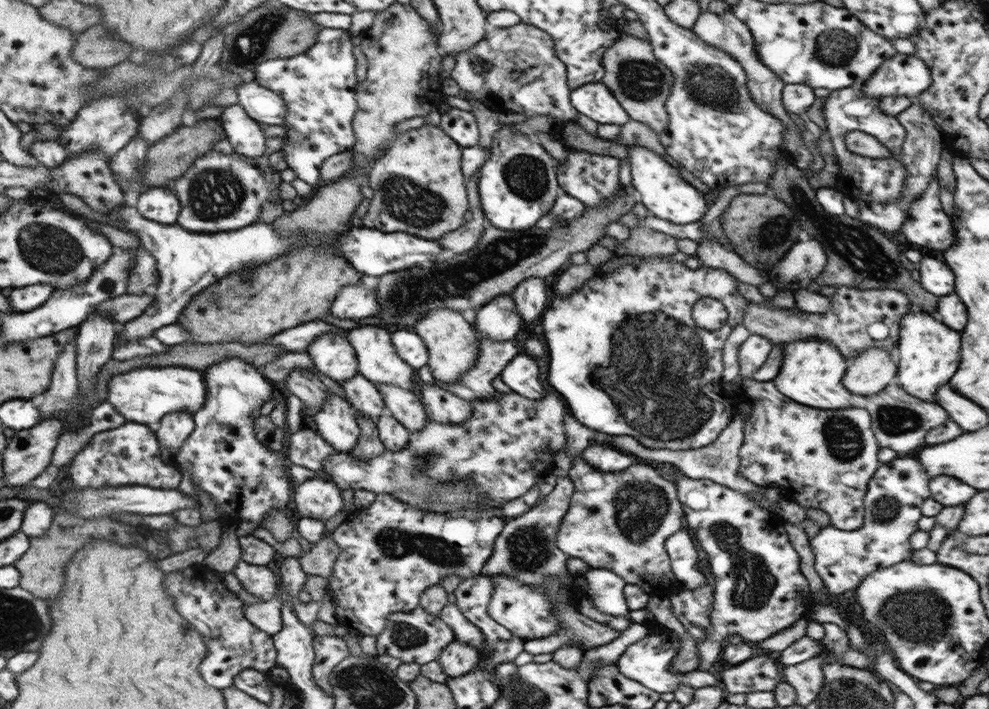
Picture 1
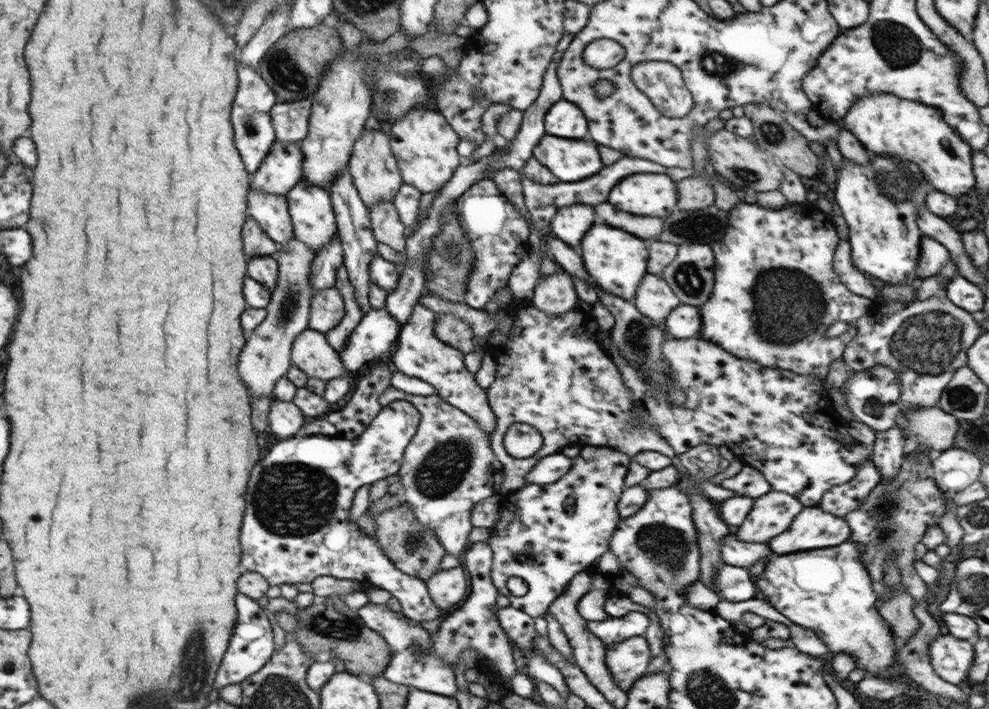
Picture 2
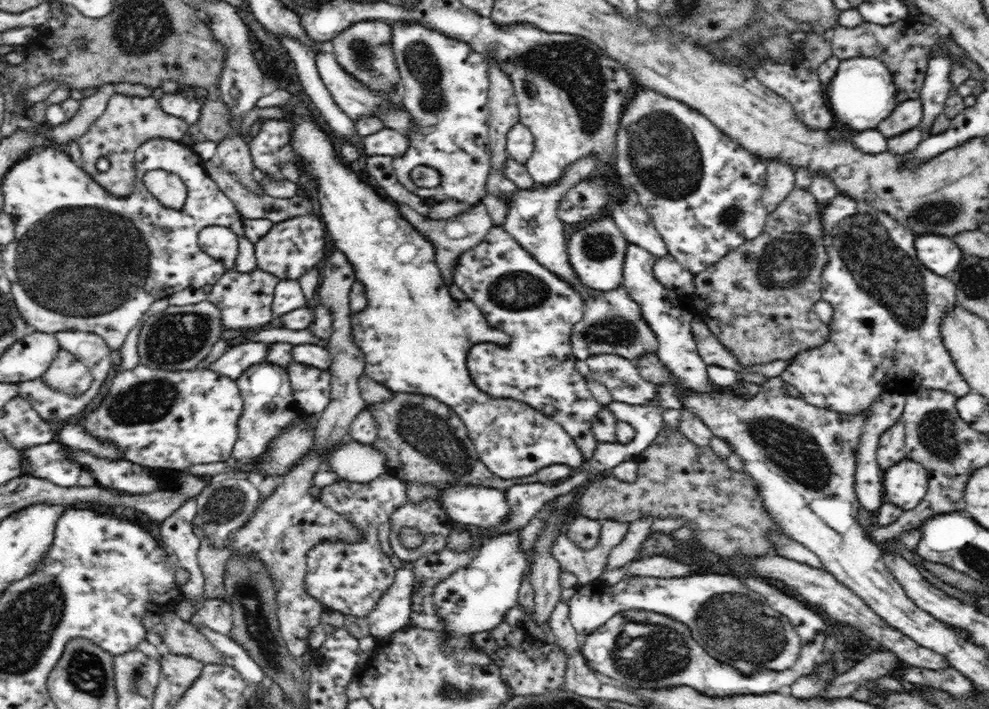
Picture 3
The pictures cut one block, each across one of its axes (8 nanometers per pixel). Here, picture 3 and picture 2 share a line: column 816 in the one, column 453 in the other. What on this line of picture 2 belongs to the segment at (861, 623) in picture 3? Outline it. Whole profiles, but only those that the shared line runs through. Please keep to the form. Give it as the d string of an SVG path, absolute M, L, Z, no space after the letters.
M461 566L440 570L425 581L429 598L441 610L451 611L463 601L465 596L465 576Z

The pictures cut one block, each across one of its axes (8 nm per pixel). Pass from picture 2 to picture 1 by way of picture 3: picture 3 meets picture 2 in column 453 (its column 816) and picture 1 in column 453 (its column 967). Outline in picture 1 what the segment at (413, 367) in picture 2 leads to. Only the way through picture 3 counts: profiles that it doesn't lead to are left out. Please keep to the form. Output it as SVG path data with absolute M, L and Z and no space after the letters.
M481 333L476 335L479 342L473 365L463 372L452 384L444 384L434 380L434 386L464 400L473 400L479 397L491 397L495 390L491 387L492 381L503 368L518 355L515 340L497 342Z

